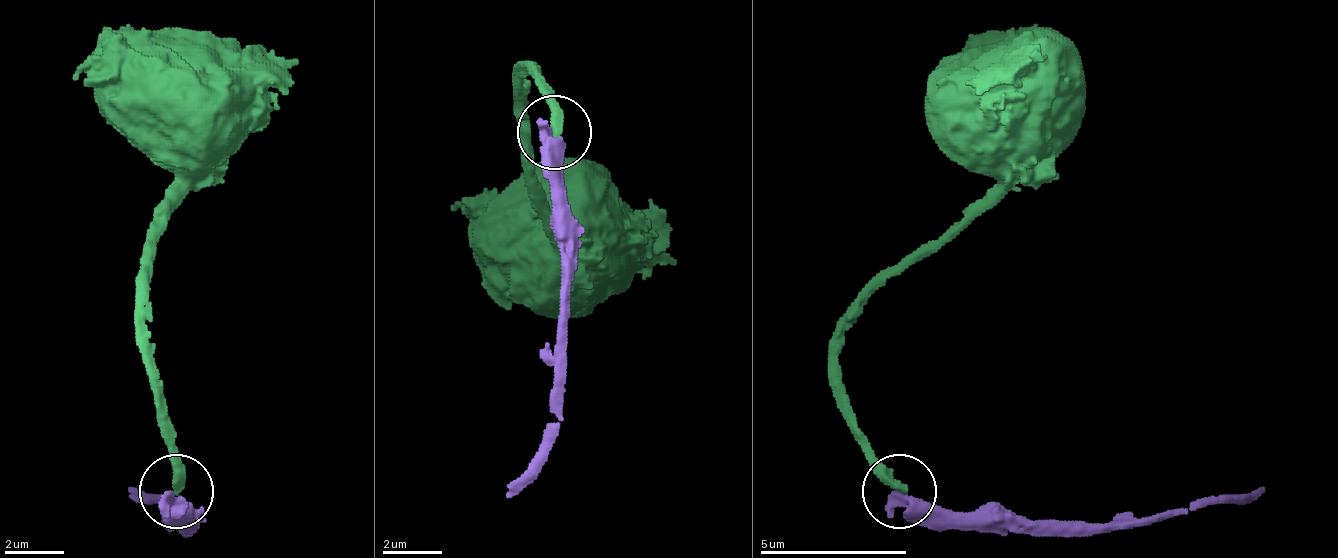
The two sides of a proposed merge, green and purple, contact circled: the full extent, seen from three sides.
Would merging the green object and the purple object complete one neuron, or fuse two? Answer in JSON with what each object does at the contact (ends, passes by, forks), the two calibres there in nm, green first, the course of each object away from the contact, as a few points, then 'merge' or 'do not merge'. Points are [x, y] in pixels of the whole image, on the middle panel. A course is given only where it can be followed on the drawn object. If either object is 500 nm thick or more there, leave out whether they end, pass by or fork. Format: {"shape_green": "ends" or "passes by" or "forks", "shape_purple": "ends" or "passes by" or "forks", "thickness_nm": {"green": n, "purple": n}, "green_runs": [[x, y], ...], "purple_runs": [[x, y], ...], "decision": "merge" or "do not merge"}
{"thickness_nm": {"green": 360, "purple": 550}, "green_runs": [[552, 134], [552, 97], [530, 75], [530, 68], [523, 186], [582, 252], [567, 259], [545, 245]], "purple_runs": [[552, 134], [560, 193], [560, 392], [538, 466], [508, 495]], "decision": "do not merge"}

